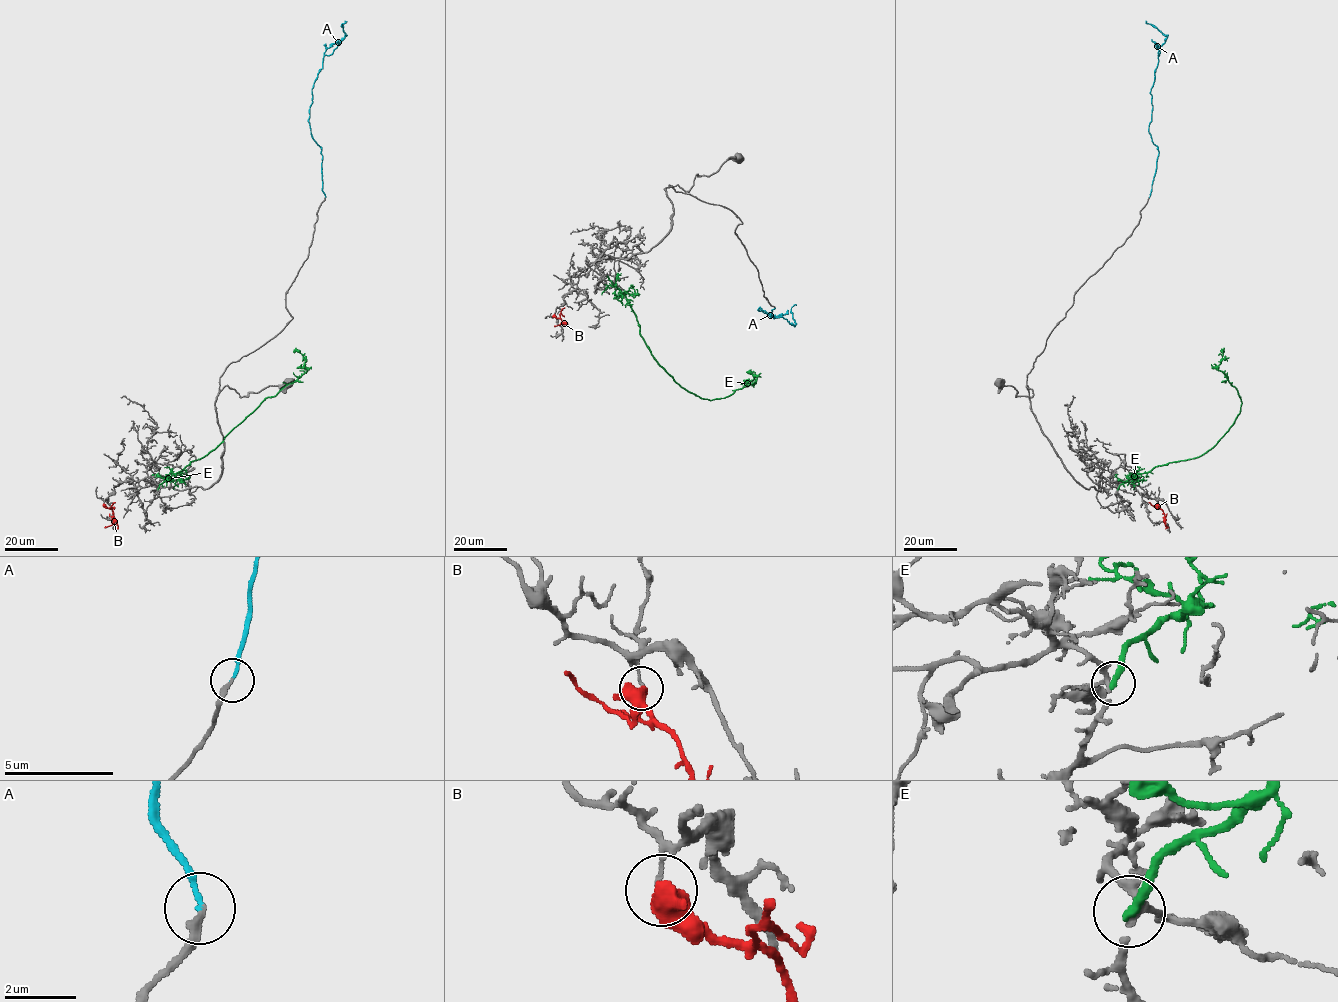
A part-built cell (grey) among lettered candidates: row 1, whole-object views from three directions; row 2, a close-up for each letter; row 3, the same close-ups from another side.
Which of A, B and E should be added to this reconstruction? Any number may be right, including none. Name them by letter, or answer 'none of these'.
A

